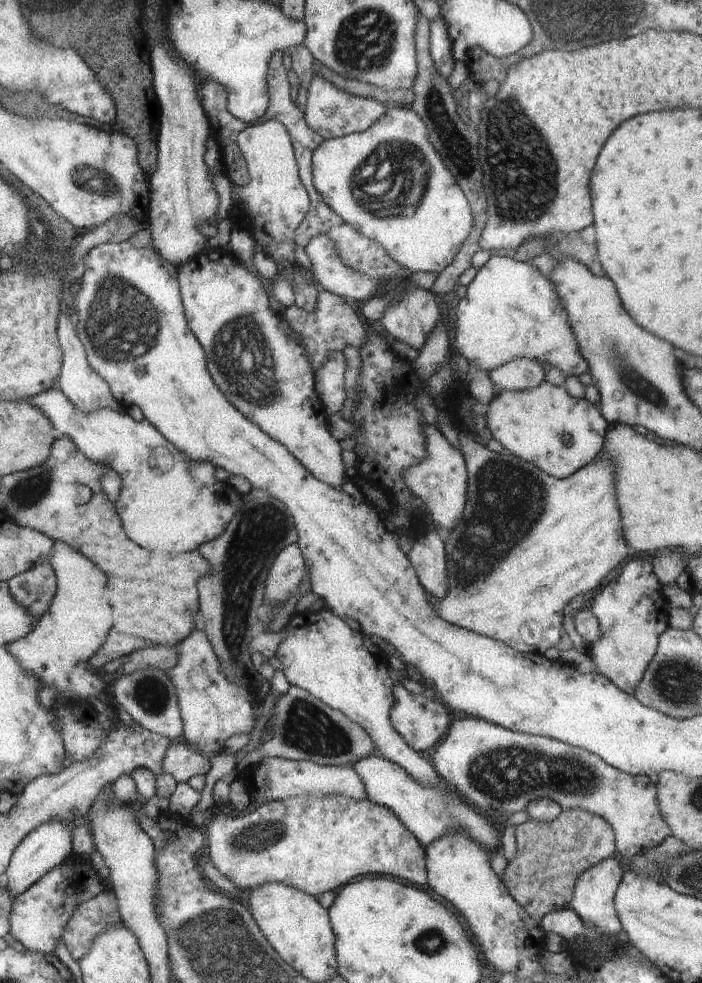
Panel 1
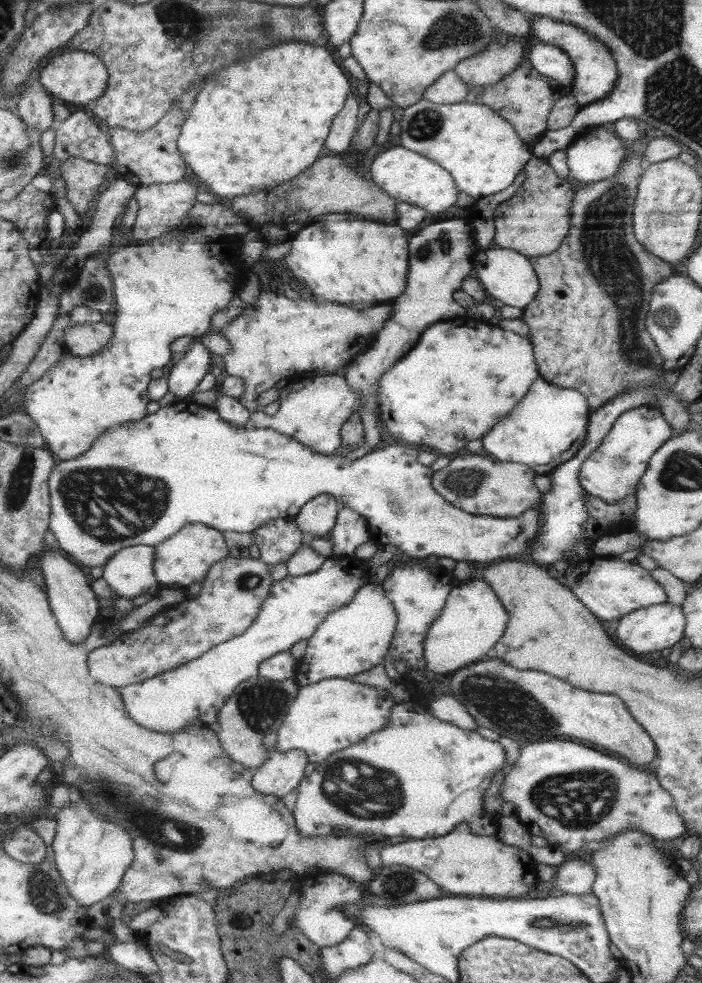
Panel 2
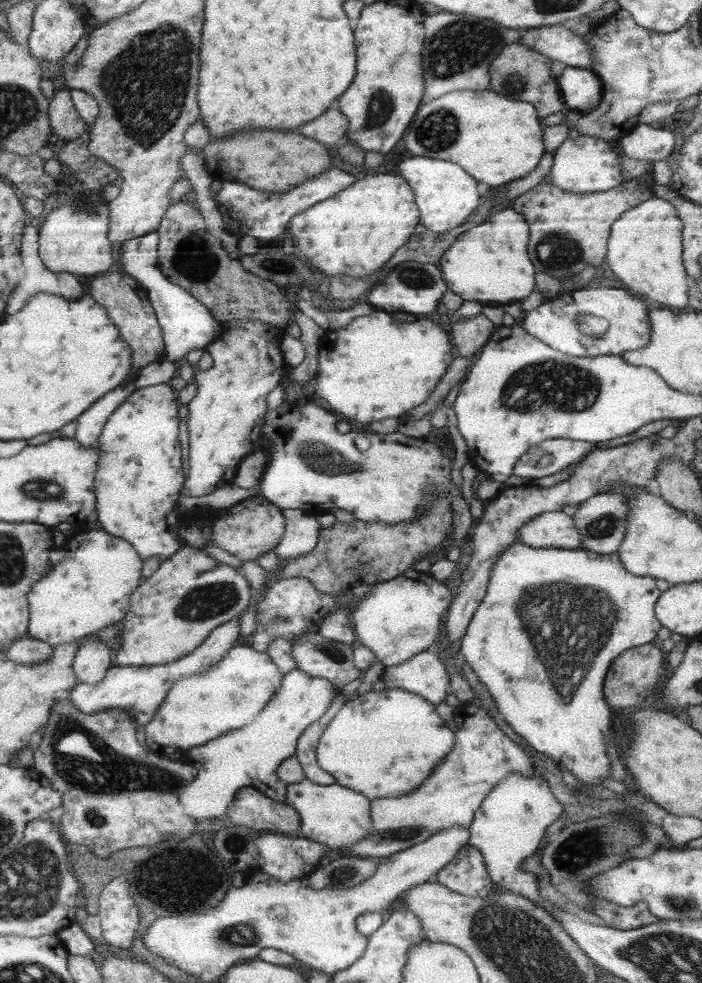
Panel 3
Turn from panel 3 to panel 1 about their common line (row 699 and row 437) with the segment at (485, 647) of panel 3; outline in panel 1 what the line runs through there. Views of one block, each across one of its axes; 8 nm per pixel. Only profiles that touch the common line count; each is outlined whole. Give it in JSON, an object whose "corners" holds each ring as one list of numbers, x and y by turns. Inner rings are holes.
{"corners":[[545,379,542,384,538,384,532,390,524,390,524,392,501,391,489,403,490,406,486,412,486,426,488,426,490,434,510,454,524,458,526,462,532,462,542,472,557,479,572,476,580,468,584,468,603,455,609,422,602,416,598,405,589,402,583,395,580,398,572,398,563,386,554,386]]}

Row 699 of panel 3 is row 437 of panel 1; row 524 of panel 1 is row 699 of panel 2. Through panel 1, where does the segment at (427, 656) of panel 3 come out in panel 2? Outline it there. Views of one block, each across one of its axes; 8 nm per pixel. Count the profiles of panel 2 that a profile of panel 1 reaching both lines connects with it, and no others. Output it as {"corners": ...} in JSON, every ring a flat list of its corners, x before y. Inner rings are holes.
{"corners":[[446,694,442,698,436,698,430,708,430,714,442,722,456,725,464,730,476,730,475,718,466,710,466,707,459,700,454,700,452,695]]}

